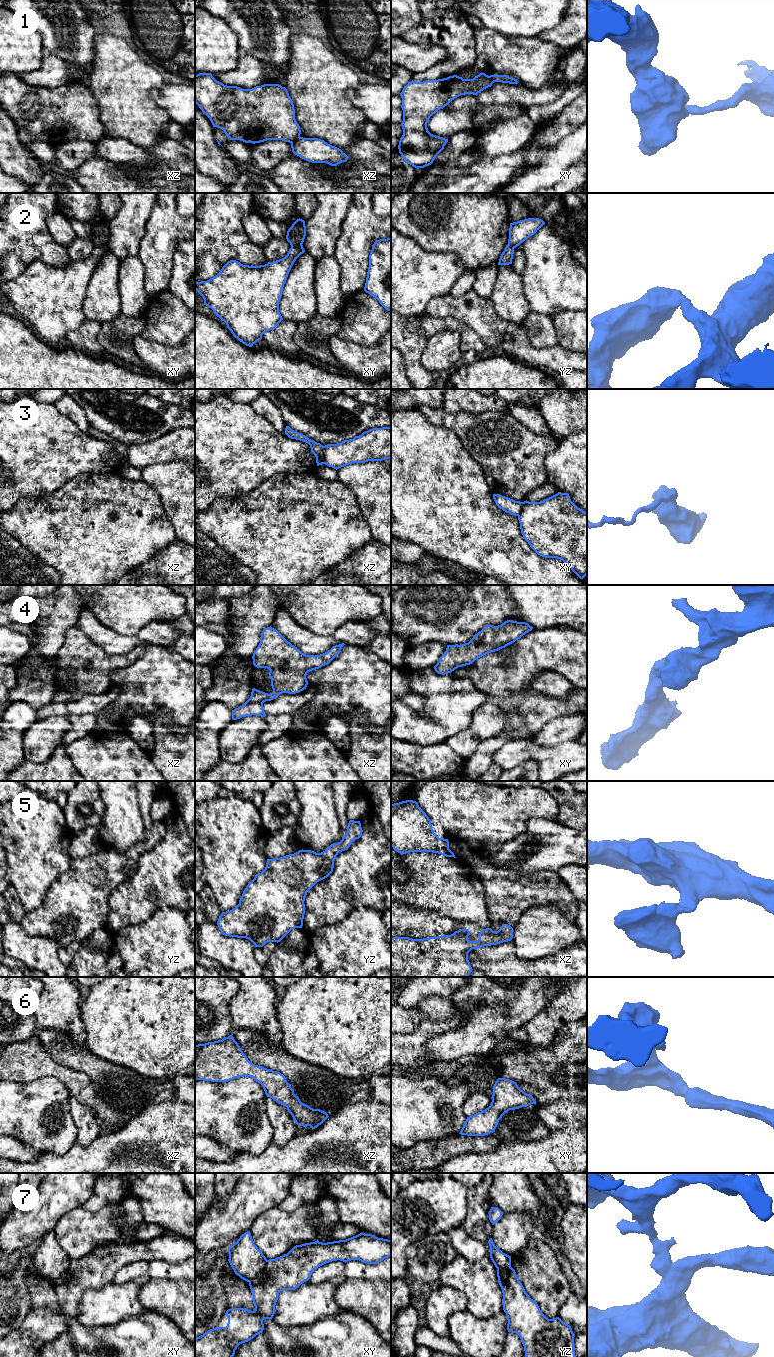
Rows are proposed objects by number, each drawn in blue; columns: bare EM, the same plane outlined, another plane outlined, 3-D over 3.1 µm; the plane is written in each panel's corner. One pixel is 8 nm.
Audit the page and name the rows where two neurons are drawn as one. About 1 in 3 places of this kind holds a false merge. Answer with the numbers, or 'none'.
1, 2, 3, 7

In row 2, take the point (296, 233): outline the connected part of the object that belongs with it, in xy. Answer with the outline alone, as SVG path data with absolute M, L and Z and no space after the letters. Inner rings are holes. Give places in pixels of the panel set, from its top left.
M297 219L288 229L286 239L291 246L302 245L306 236L305 221Z

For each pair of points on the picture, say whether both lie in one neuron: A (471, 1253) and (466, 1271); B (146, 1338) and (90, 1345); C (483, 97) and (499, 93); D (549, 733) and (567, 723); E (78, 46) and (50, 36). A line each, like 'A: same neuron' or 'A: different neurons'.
A: different neurons
B: same neuron
C: same neuron
D: same neuron
E: same neuron

